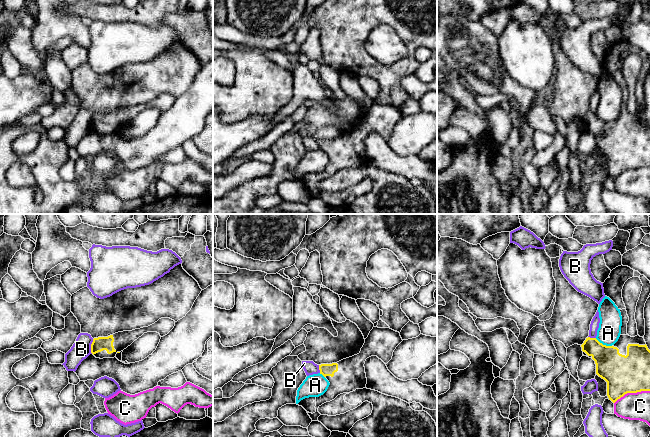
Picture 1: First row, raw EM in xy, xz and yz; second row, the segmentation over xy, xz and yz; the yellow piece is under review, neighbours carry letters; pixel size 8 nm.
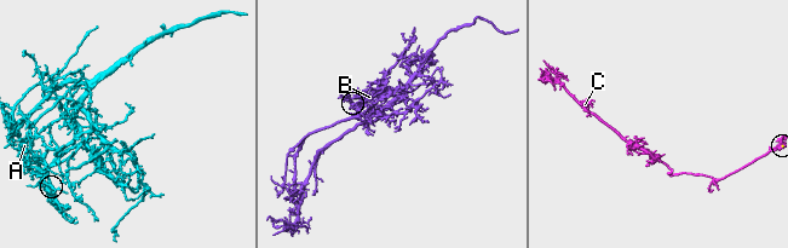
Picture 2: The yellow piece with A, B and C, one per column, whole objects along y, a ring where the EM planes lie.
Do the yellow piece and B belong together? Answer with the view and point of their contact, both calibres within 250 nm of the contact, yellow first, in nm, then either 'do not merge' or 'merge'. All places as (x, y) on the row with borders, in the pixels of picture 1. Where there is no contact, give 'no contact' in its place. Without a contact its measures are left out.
contact xy (91, 346); calibres 120 and 160 nm; do not merge

